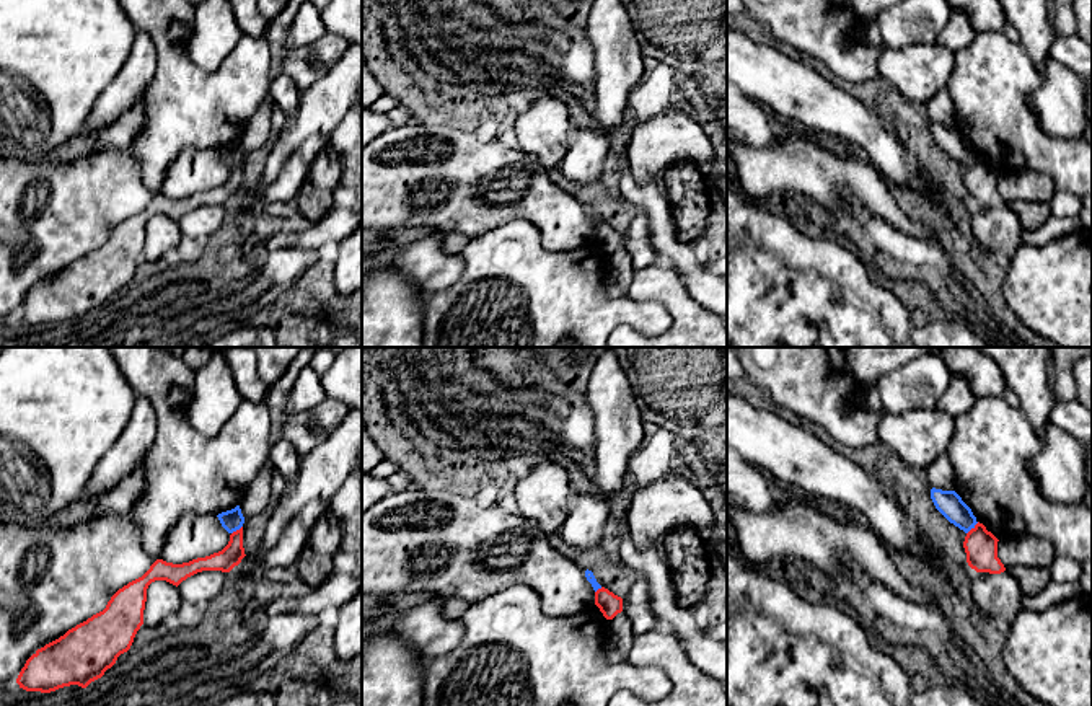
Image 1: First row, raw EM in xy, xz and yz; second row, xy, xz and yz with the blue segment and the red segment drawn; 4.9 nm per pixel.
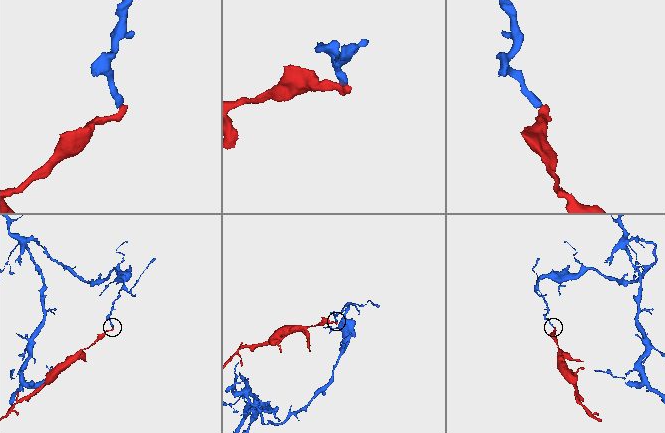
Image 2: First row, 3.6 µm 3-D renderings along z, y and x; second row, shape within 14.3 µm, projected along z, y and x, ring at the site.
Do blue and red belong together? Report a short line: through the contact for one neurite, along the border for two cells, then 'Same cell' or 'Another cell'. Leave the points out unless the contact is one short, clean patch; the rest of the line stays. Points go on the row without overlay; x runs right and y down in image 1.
Line: yz (978, 157), (967, 168). Another cell

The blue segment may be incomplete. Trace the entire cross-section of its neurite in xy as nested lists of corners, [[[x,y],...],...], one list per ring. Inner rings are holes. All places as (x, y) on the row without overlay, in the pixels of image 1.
[[[236,140],[231,145],[227,145],[227,147],[218,148],[217,152],[218,152],[222,161],[228,168],[233,168],[233,166],[240,165],[243,161],[243,158],[244,158],[244,152],[241,148],[240,140]]]

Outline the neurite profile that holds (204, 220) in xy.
[[[202,205],[178,220],[183,236],[200,238],[214,235],[223,223],[230,207]]]

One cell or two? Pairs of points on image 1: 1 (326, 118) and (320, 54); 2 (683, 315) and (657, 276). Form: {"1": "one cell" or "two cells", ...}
{"1": "two cells", "2": "one cell"}

